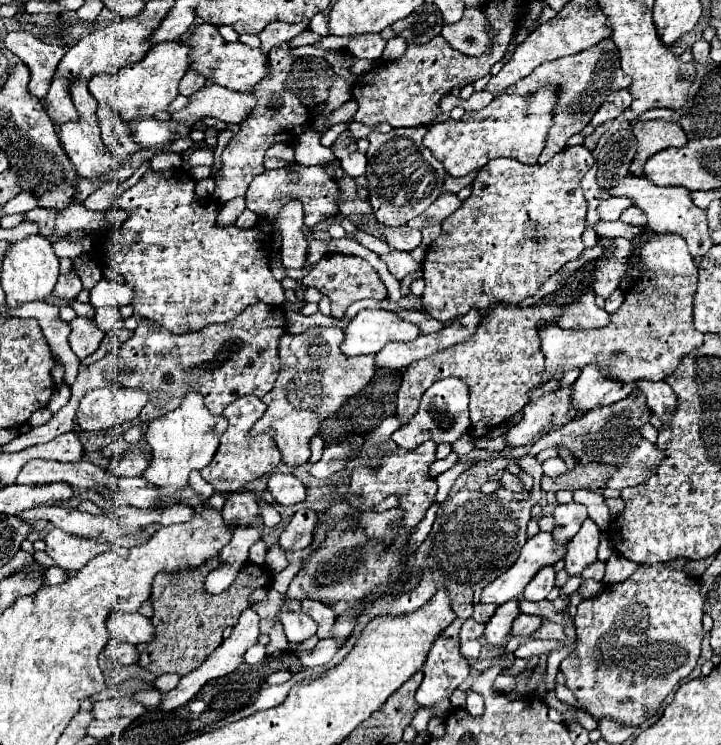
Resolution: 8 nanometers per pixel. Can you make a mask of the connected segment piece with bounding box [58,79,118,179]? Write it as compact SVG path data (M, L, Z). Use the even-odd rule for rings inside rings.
M74 79L70 81L68 85L68 91L70 91L70 97L72 97L72 103L78 111L78 121L66 121L66 123L58 123L58 129L60 129L60 141L62 141L62 147L68 155L68 159L74 163L76 167L76 173L80 177L86 177L86 179L92 179L92 177L100 177L104 173L108 173L110 169L118 167L118 157L114 157L110 153L110 149L104 145L102 137L100 137L100 129L98 129L98 119L96 119L96 99L90 95L84 79Z

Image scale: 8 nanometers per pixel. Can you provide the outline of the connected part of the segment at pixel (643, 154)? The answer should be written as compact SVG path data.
M662 119L654 121L636 121L634 135L638 139L638 151L630 165L630 173L642 173L644 175L644 161L666 147L684 147L688 141L684 129L678 123L668 123Z

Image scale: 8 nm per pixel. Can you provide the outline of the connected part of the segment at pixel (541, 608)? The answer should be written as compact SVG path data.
M518 599L518 607L522 613L530 613L530 615L540 615L546 617L554 623L562 623L562 613L554 611L554 605L550 601L528 601L528 599Z

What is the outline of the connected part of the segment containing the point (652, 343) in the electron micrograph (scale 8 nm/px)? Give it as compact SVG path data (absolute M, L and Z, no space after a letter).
M648 233L634 253L640 279L626 293L618 311L610 313L610 323L600 329L562 329L556 323L538 329L542 353L546 357L548 381L570 369L584 369L596 363L608 379L634 383L640 379L660 381L676 369L680 357L702 345L704 335L692 325L692 295L696 293L698 269L680 235Z

